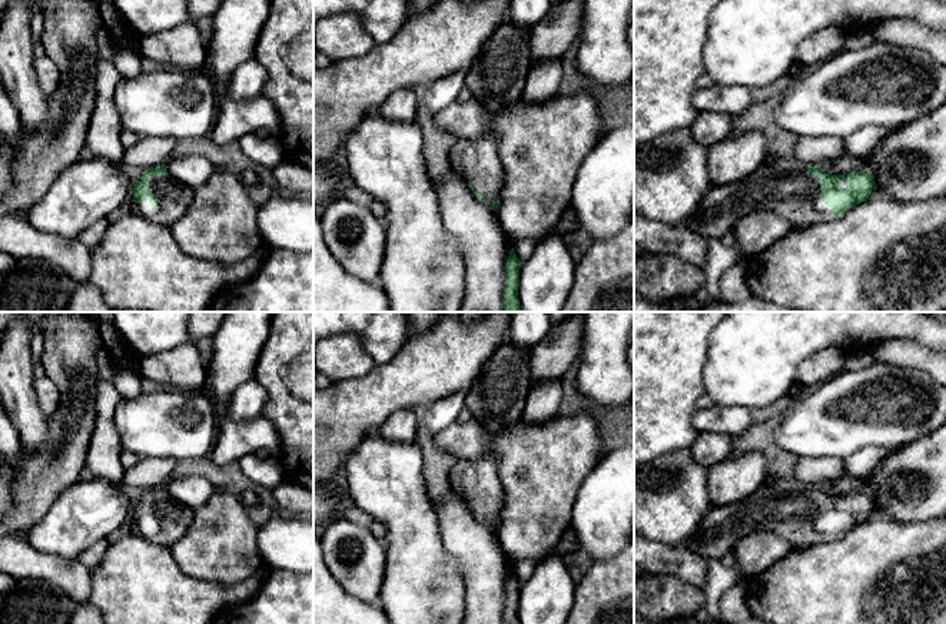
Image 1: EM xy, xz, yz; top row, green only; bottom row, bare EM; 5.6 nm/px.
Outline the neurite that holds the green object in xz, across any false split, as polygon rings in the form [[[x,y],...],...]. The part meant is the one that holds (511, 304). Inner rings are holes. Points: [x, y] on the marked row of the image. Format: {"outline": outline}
{"outline": [[[512,248],[505,265],[504,312],[521,312],[518,299],[520,266],[521,262]]]}

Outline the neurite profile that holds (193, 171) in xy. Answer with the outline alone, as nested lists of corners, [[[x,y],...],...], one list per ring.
[[[202,150],[192,155],[173,155],[166,165],[166,170],[179,183],[195,190],[208,182],[216,166],[210,153]]]

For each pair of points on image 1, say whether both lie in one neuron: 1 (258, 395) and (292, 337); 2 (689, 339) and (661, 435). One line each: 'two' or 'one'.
1: two
2: one

